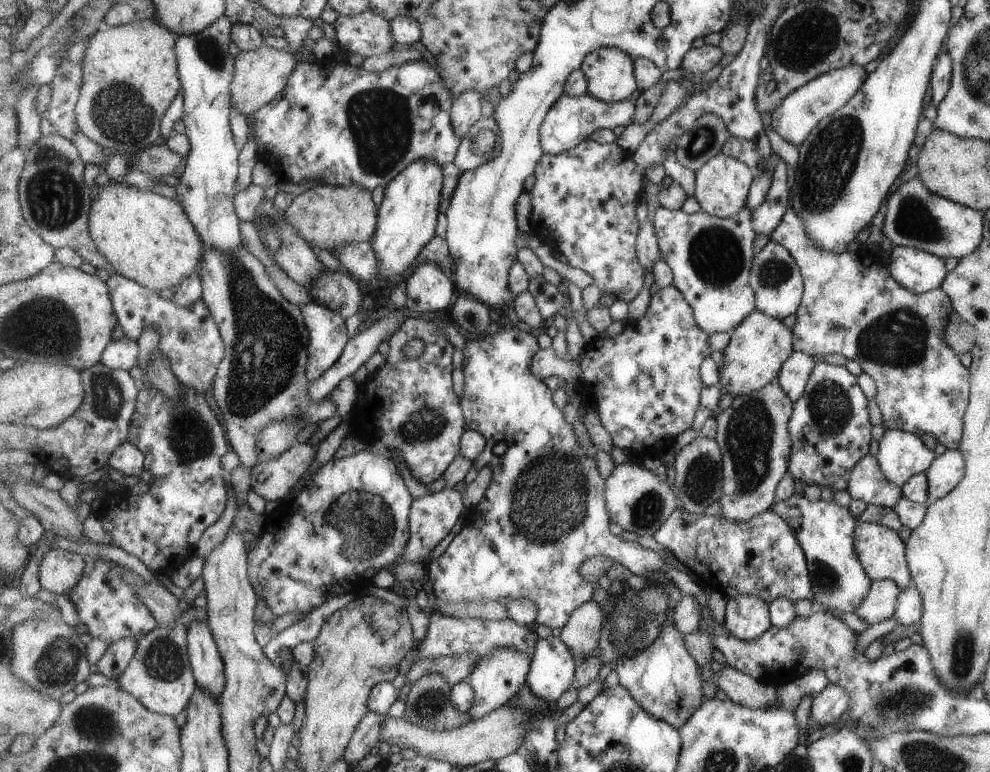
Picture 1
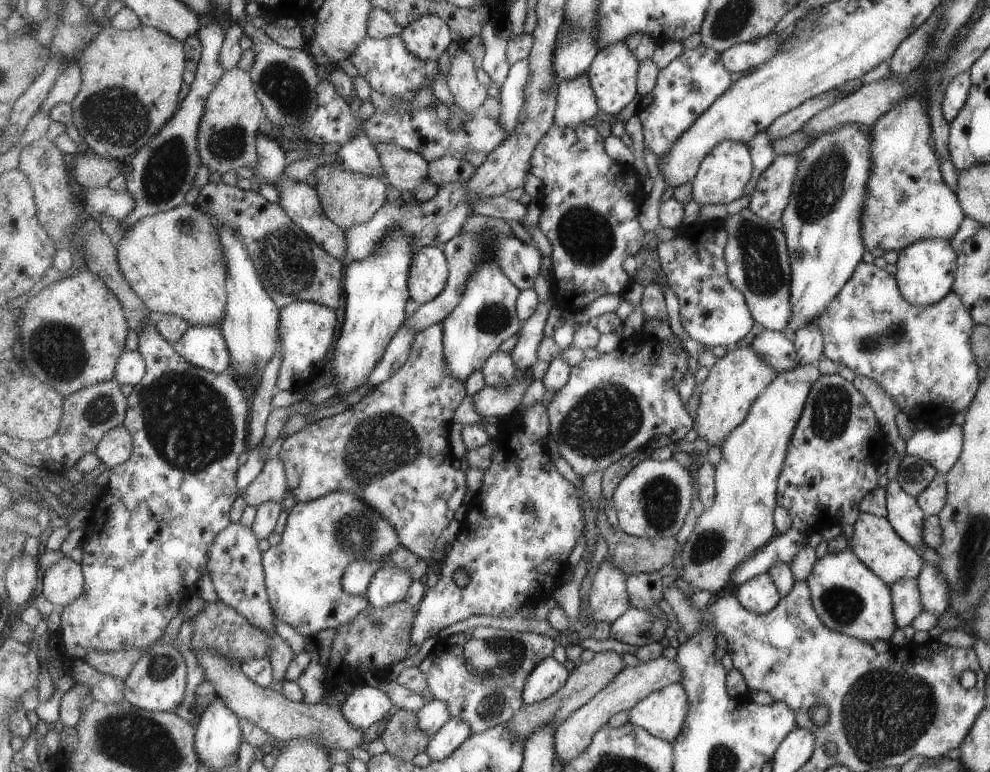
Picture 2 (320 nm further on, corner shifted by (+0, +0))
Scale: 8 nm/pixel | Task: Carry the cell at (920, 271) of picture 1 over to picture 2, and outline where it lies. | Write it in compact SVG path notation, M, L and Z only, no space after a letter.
M941 237L922 238L898 250L895 262L895 280L902 297L913 306L924 307L939 302L952 290L951 282L956 277L955 252L951 244Z

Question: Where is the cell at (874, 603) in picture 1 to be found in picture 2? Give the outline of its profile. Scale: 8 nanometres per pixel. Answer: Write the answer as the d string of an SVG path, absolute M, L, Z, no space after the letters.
M899 579L890 584L896 628L910 624L921 613L920 592L916 579Z

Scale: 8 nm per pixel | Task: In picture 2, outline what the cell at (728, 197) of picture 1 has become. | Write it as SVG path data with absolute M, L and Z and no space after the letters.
M734 140L720 142L703 160L692 183L692 194L703 204L729 204L744 196L754 171L752 152L748 144Z

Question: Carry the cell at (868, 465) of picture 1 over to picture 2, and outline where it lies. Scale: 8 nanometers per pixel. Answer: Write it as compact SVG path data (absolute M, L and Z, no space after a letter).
M883 479L886 498L886 519L894 531L914 549L923 542L923 524L925 514L918 505L917 498L899 486L896 480Z

